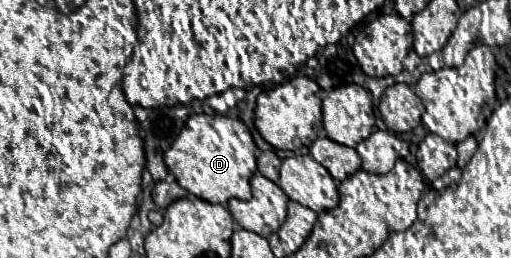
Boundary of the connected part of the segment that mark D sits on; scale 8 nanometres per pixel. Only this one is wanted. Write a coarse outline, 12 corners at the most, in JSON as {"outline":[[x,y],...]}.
{"outline":[[191,115],[165,153],[177,183],[227,205],[251,199],[247,125]]}

